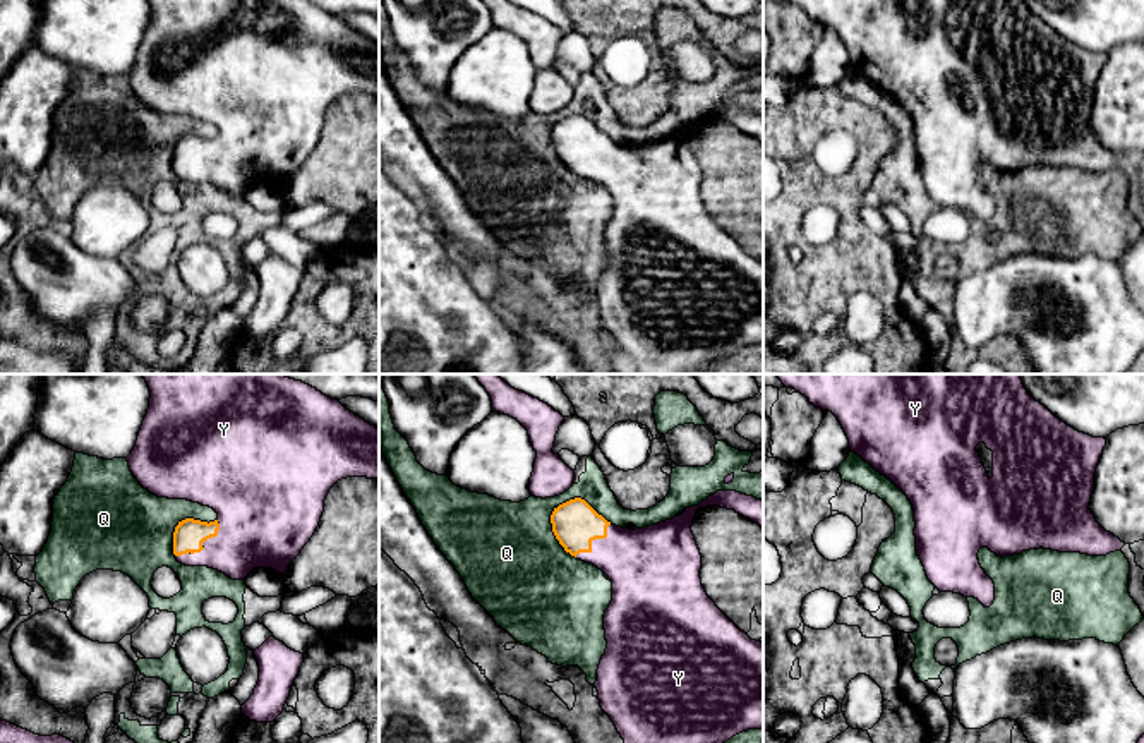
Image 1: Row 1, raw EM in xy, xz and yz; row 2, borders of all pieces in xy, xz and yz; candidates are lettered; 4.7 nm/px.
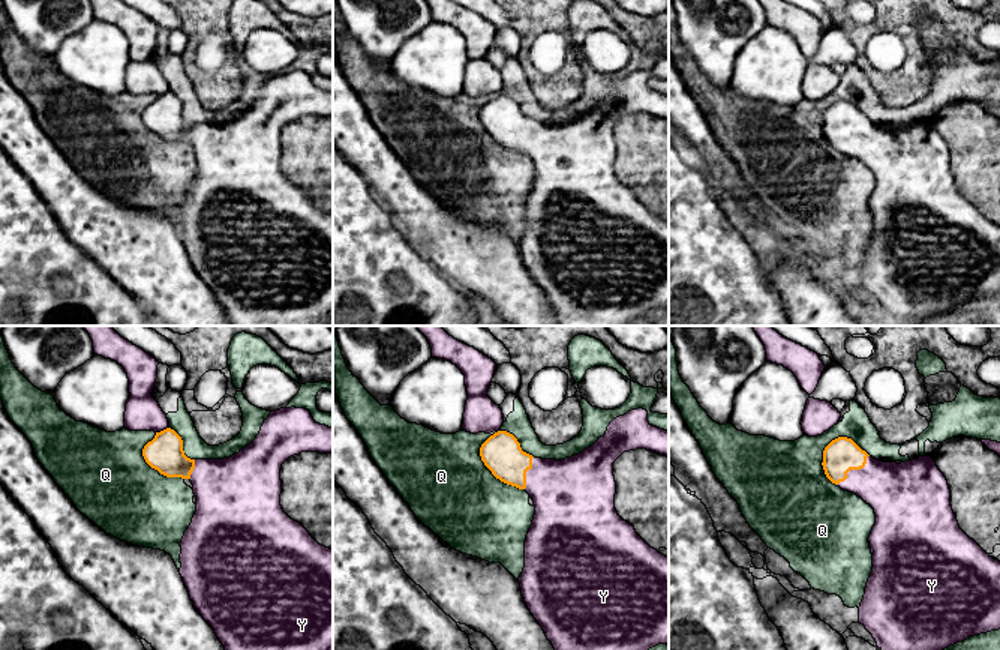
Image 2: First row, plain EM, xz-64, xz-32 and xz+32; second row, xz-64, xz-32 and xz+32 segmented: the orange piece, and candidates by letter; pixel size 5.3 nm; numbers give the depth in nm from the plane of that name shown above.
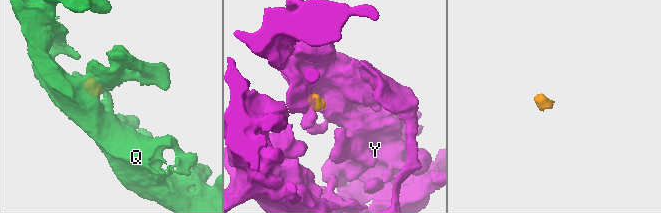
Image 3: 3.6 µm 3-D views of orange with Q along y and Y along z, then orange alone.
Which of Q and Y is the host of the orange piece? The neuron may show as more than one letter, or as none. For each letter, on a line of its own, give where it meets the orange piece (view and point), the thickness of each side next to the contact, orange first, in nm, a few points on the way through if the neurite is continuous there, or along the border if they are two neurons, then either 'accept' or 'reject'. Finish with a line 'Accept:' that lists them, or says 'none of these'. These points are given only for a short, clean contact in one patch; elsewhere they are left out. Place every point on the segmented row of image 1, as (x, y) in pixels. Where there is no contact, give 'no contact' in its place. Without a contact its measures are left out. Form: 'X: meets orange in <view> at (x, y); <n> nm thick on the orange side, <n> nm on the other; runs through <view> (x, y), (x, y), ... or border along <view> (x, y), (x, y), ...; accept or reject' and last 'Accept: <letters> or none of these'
Q: meets orange in xz at (580, 498); 220 nm thick on the orange side, 180 nm on the other; reject
Y: meets orange in xy at (201, 546); 150 nm thick on the orange side, 320 nm on the other; runs through xy (189, 534), (201, 546), (235, 544), (252, 532); accept
Accept: Y

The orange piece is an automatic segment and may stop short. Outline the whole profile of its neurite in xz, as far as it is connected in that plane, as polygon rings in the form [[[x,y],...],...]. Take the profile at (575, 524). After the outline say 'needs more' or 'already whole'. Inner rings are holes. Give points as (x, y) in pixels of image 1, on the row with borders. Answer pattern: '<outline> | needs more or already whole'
[[[717,491],[679,516],[635,530],[612,525],[581,498],[559,504],[551,515],[564,551],[597,566],[612,582],[612,601],[604,614],[607,649],[595,688],[624,743],[726,743],[743,731],[763,729],[763,643],[741,631],[701,585],[701,554],[691,525],[696,510],[707,506],[734,510],[763,529],[763,501],[736,491]]] | needs more

